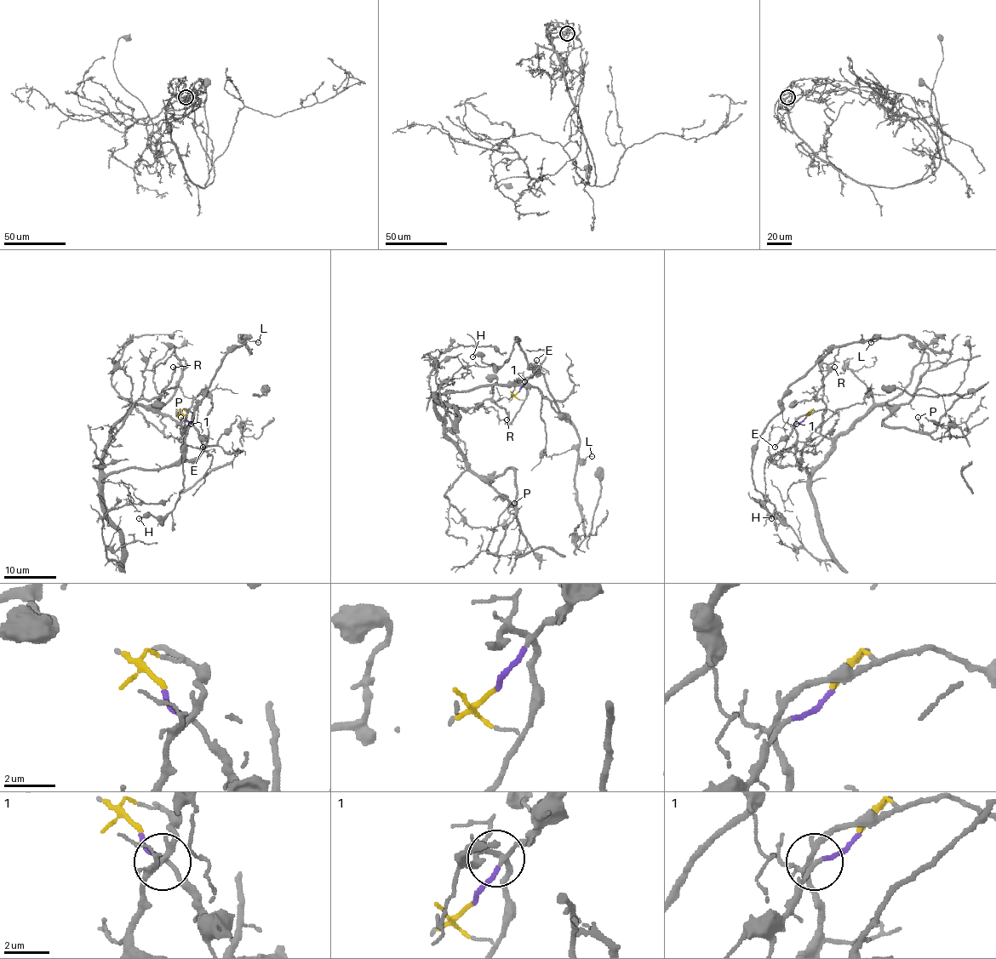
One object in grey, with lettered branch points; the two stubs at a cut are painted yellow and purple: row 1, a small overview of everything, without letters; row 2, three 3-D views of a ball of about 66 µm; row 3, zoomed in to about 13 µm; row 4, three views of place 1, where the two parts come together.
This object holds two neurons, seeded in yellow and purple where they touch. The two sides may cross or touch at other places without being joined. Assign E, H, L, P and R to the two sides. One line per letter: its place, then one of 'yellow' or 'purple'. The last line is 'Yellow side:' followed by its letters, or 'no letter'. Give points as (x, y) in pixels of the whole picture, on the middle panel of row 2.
E: (536, 360) | purple
H: (472, 356) | purple
L: (592, 456) | purple
P: (514, 503) | yellow
R: (506, 419) | yellow
Yellow side: P, R

